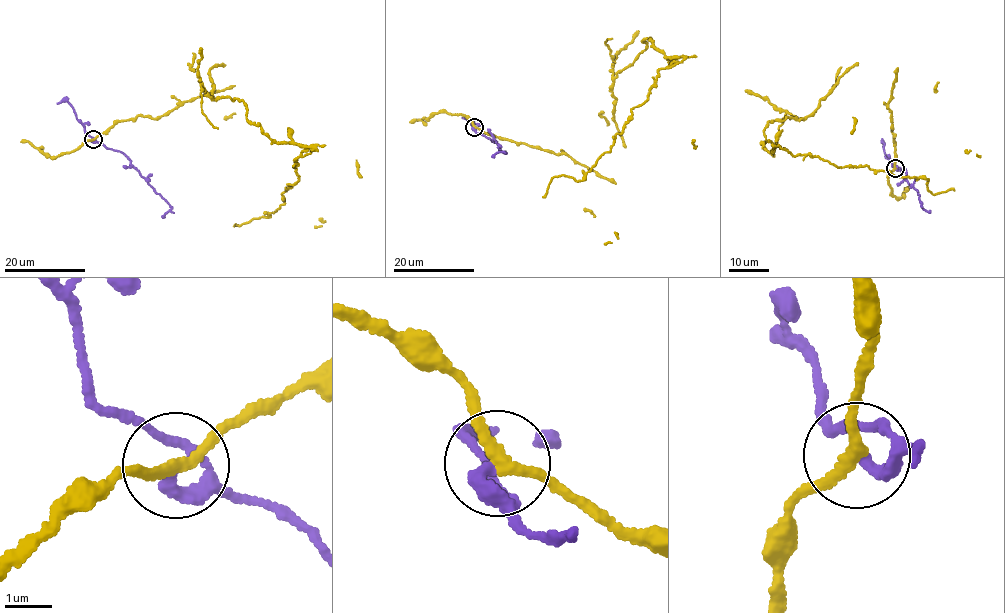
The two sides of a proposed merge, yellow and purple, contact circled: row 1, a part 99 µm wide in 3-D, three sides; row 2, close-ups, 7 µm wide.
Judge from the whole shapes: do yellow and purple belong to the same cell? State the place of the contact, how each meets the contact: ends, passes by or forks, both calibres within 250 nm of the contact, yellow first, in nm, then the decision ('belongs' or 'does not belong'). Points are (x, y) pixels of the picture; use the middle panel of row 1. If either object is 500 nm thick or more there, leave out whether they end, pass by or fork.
at (474, 127); yellow passes by; purple ends there; 220 nm thick on the yellow side, 280 nm on the other; does not belong

